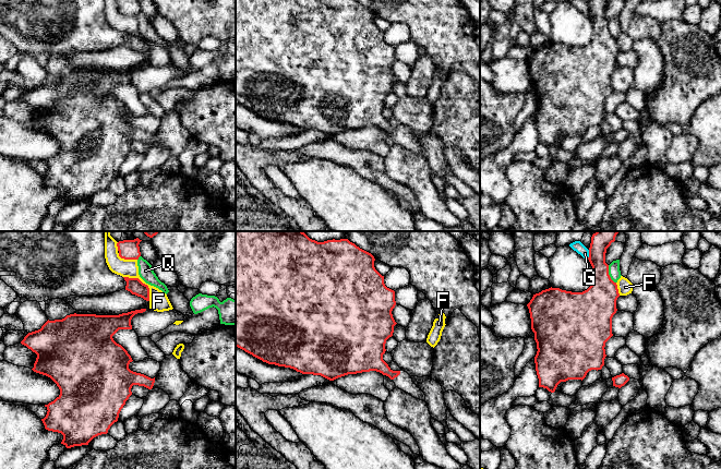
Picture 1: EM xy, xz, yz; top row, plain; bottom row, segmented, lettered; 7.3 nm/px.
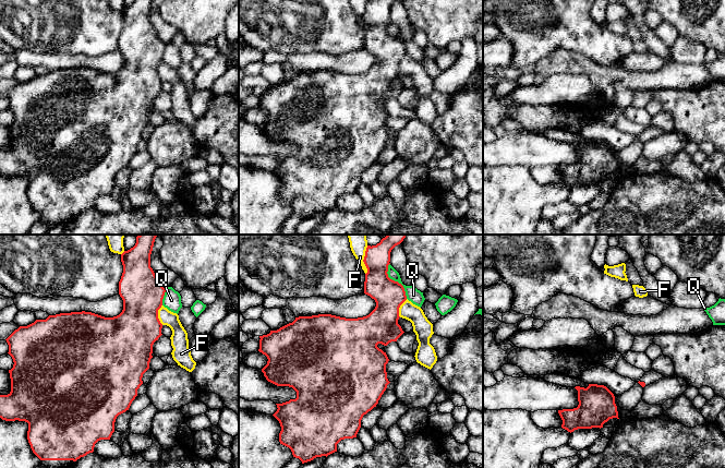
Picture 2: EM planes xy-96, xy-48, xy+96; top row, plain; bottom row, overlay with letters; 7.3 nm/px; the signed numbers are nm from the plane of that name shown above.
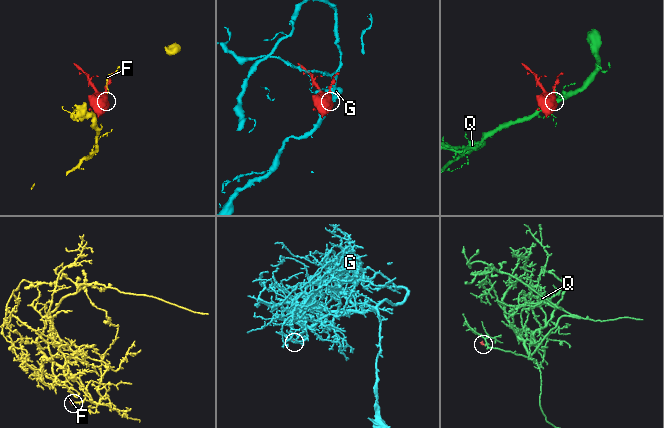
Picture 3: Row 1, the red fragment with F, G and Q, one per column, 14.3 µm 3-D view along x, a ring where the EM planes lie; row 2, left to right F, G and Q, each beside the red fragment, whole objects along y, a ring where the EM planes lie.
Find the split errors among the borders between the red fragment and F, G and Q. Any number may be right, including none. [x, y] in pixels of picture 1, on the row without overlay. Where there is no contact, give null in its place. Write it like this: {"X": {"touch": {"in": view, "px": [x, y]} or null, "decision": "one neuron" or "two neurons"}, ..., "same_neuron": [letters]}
{"F": {"touch": {"in": "xy", "px": [142, 38]}, "decision": "two neurons"}, "G": {"touch": {"in": "yz", "px": [589, 10]}, "decision": "two neurons"}, "Q": {"touch": {"in": "yz", "px": [608, 29]}, "decision": "two neurons"}, "same_neuron": []}

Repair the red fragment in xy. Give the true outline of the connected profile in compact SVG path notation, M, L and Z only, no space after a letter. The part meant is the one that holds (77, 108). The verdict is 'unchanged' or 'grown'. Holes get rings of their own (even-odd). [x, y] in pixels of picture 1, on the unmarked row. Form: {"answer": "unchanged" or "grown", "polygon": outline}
{"answer": "unchanged", "polygon": "M141 64L119 71L74 69L62 75L48 75L40 85L28 88L21 97L37 110L32 125L50 133L60 145L60 151L45 160L48 167L41 177L46 185L63 191L61 200L67 204L88 201L94 193L107 190L132 151L133 141L153 144L155 133L131 127L131 111L112 94L119 85L132 85L132 73L145 67Z"}

